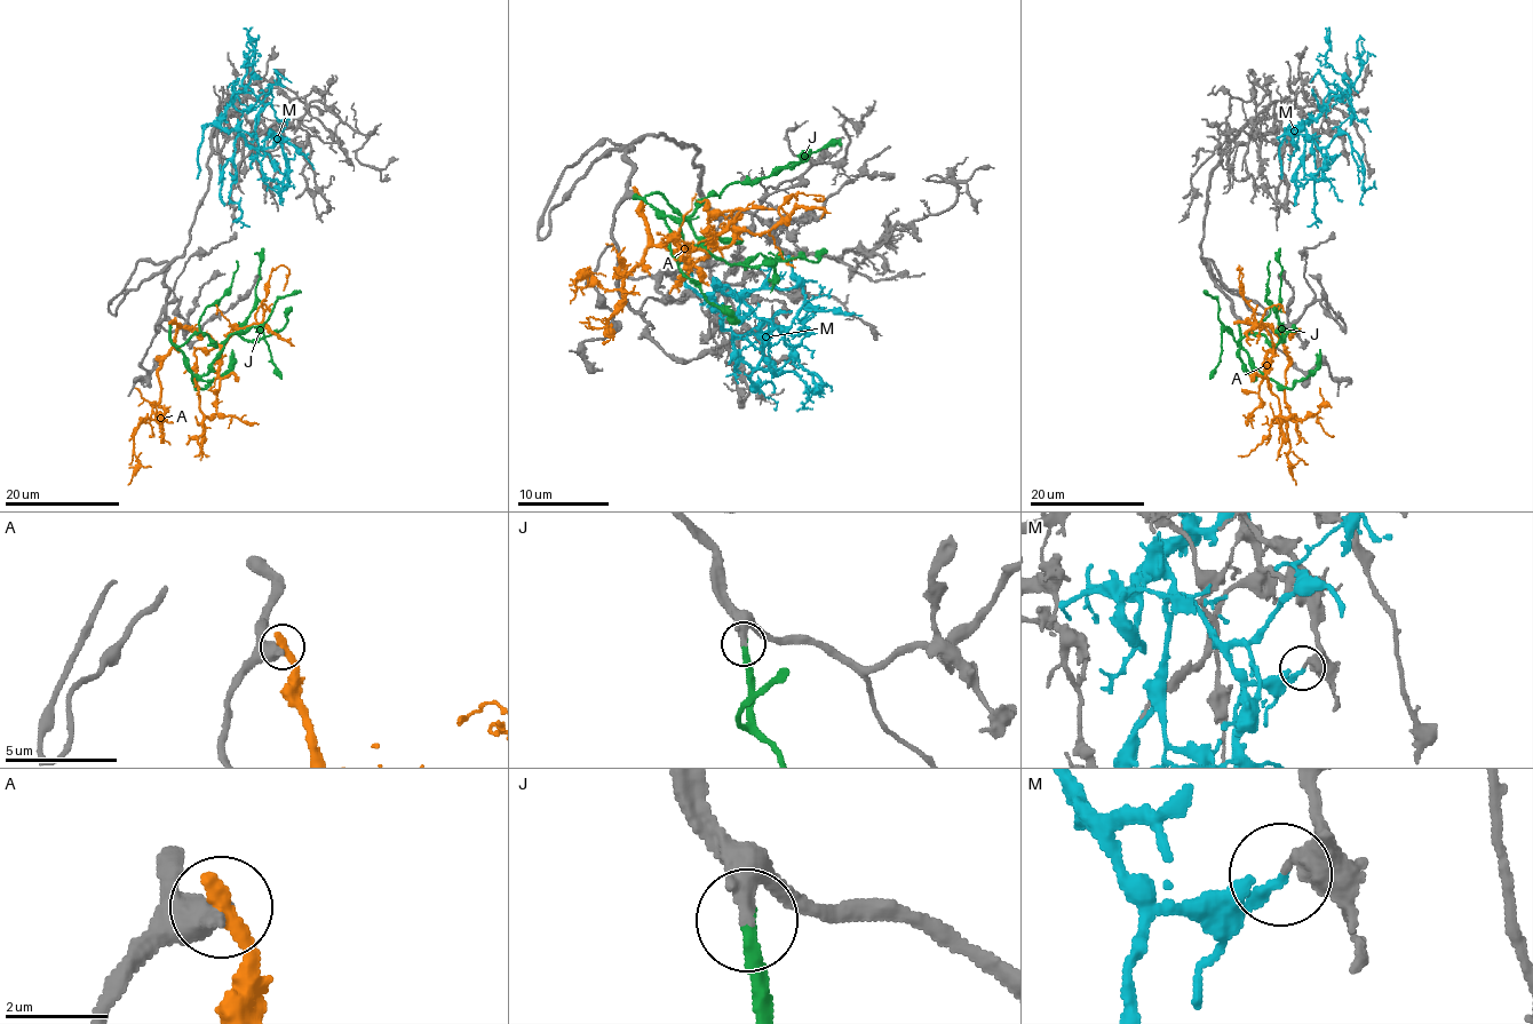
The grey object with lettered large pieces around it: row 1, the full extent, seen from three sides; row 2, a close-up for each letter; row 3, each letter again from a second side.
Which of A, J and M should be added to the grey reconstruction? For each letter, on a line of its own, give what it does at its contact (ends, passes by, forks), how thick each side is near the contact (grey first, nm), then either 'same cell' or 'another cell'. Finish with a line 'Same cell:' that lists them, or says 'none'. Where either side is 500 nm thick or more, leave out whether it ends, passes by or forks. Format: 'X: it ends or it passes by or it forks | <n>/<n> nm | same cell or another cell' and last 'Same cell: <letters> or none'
A: 550/460 nm | another cell
J: it ends | 360/320 nm | same cell
M: it ends | 240/180 nm | another cell
Same cell: J

